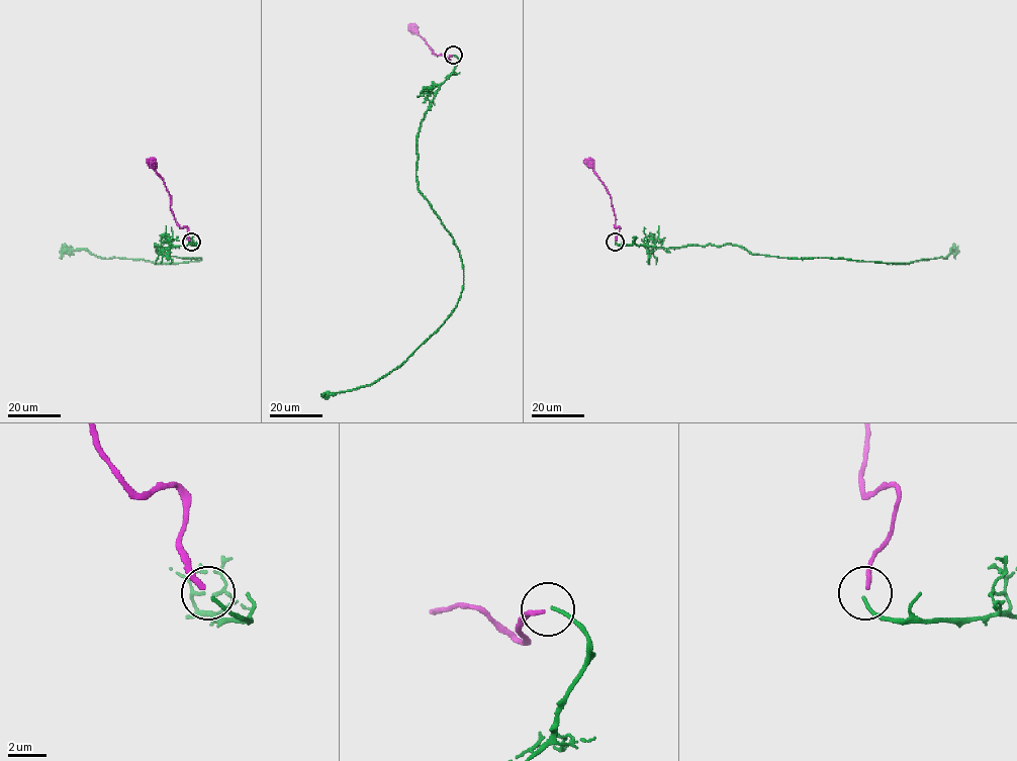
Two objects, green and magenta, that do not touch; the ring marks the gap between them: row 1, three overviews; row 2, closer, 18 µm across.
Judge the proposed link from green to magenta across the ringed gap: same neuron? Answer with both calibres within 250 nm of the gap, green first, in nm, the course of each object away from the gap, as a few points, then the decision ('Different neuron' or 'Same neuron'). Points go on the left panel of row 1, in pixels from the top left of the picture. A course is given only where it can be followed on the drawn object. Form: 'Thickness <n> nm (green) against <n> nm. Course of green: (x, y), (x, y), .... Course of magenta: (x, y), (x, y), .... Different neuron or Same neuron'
Thickness 180 nm (green) against 240 nm. Course of green: (191, 242), (196, 246), (155, 244), (155, 250), (198, 261), (153, 263), (84, 250), (61, 259). Course of magenta: (190, 241), (187, 228), (180, 226), (176, 220), (170, 195), (153, 162). Different neuron

